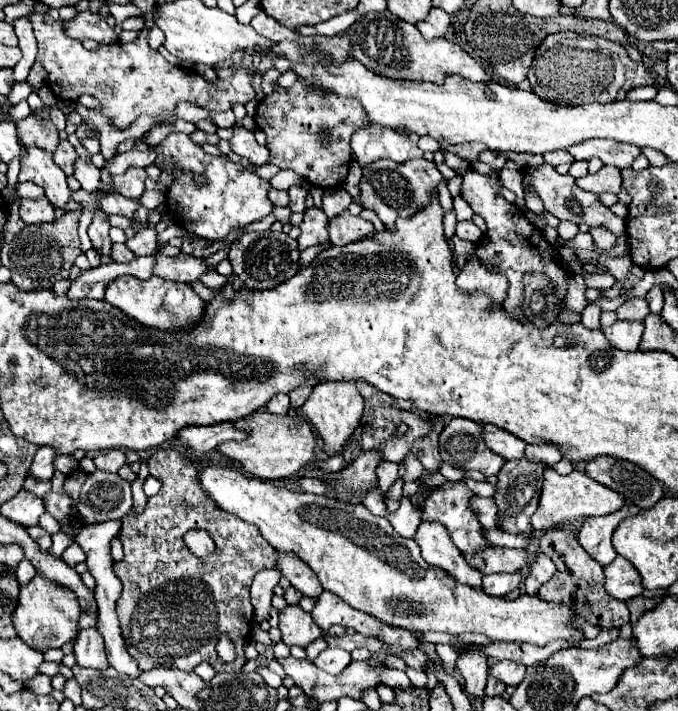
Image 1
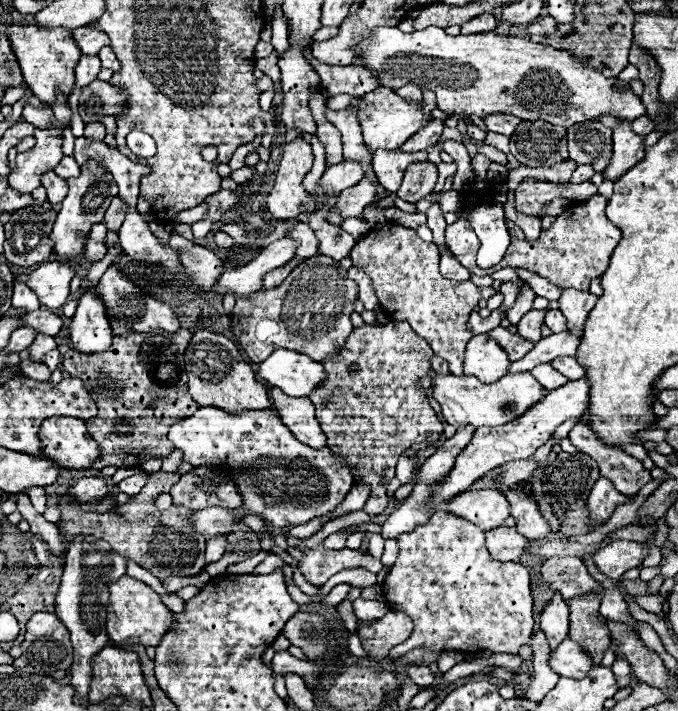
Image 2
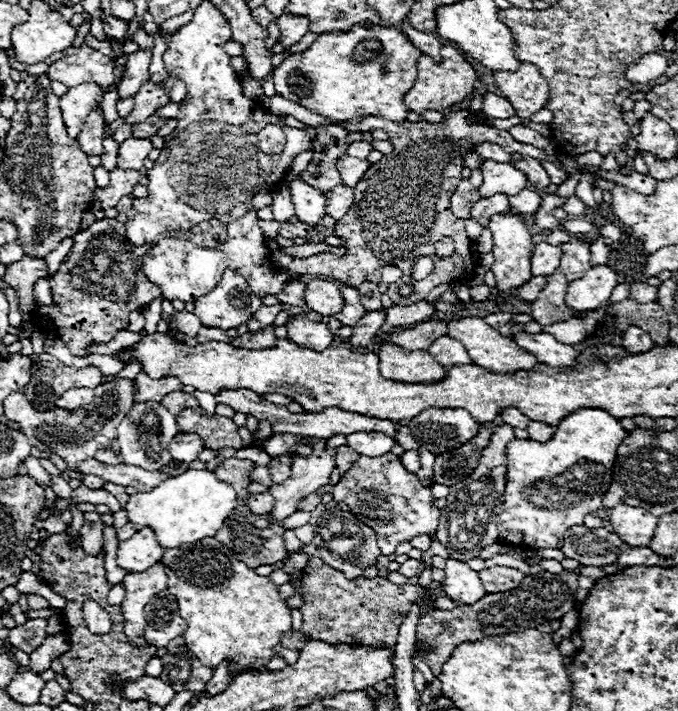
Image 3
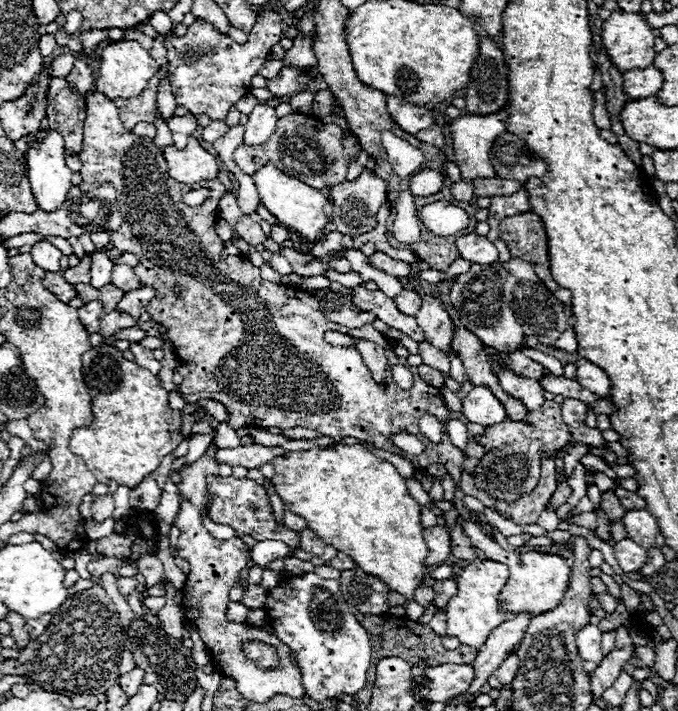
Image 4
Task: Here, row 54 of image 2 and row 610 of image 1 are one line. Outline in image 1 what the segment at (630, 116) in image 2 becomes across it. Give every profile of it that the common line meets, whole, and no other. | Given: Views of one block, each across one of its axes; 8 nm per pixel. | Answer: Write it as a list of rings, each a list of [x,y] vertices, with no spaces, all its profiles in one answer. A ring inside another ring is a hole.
[[[220,466],[200,468],[200,484],[218,504],[218,508],[238,516],[244,522],[256,524],[262,536],[270,542],[270,546],[274,546],[280,552],[294,552],[296,556],[300,556],[314,570],[324,590],[334,592],[352,608],[372,614],[388,626],[404,628],[408,632],[478,632],[494,642],[516,640],[530,642],[536,646],[546,646],[548,642],[558,638],[566,640],[570,646],[578,646],[584,640],[582,630],[574,624],[576,614],[566,604],[540,600],[538,594],[520,594],[516,600],[506,600],[498,596],[488,596],[480,588],[468,588],[466,584],[452,580],[452,576],[448,576],[448,572],[444,572],[442,568],[428,564],[420,556],[420,546],[414,540],[402,538],[386,518],[370,514],[368,508],[362,504],[352,506],[342,504],[338,500],[328,500],[326,496],[292,492],[258,478],[248,478],[232,468]]]

